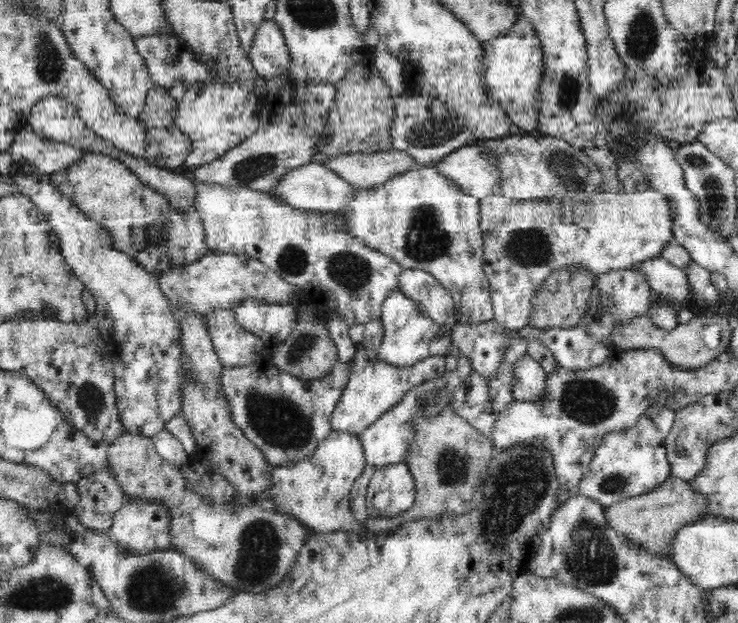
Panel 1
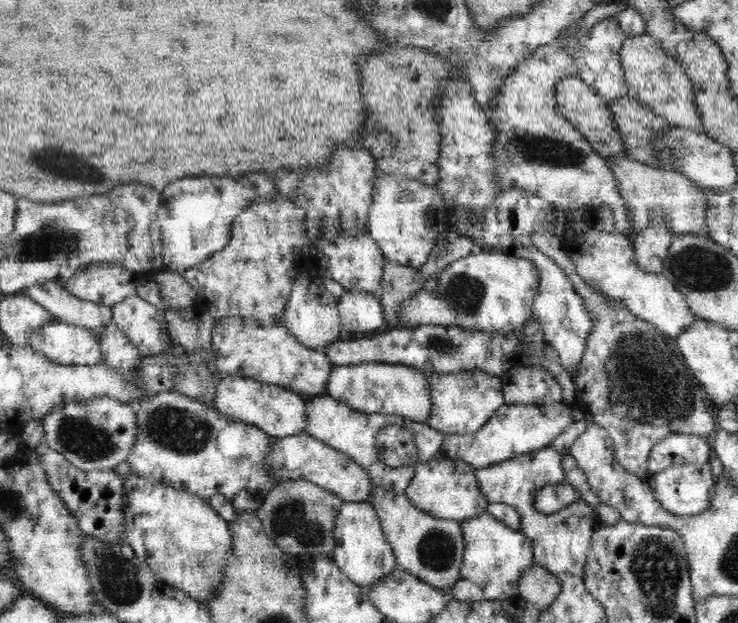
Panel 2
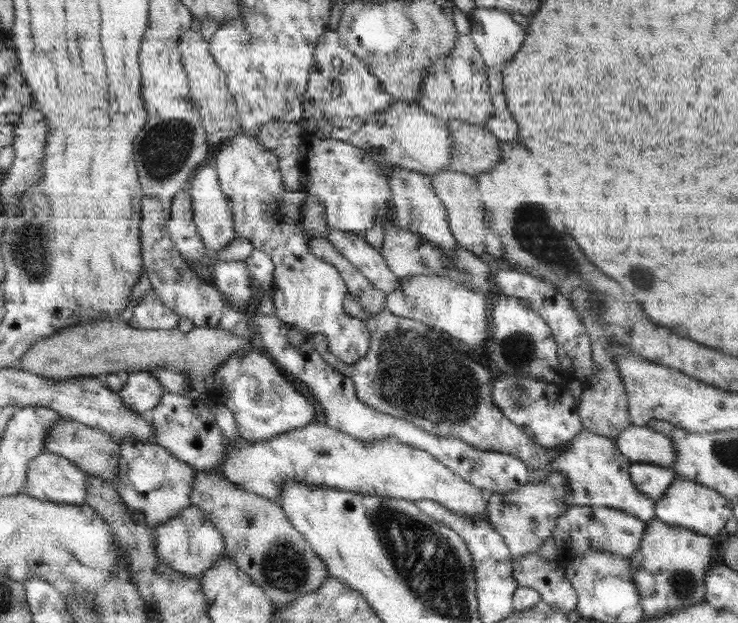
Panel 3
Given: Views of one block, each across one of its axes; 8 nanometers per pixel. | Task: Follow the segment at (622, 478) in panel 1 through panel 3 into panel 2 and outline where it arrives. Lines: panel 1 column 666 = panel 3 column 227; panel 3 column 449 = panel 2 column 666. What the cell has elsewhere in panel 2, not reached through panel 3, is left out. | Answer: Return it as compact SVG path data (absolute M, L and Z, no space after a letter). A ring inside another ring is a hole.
M708 464L670 465L660 473L653 473L648 481L656 500L676 516L696 516L704 512L711 504L712 495L716 490Z

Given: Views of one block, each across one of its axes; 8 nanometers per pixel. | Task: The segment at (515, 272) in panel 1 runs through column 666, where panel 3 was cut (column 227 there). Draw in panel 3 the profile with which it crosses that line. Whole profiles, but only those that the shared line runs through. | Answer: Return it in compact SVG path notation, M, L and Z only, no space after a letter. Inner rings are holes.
M203 164L193 174L188 189L194 200L194 218L198 226L203 243L209 251L221 252L223 248L231 246L238 237L239 232L235 231L235 206L231 204L229 197L222 189L222 181L218 177L218 169L208 164Z

